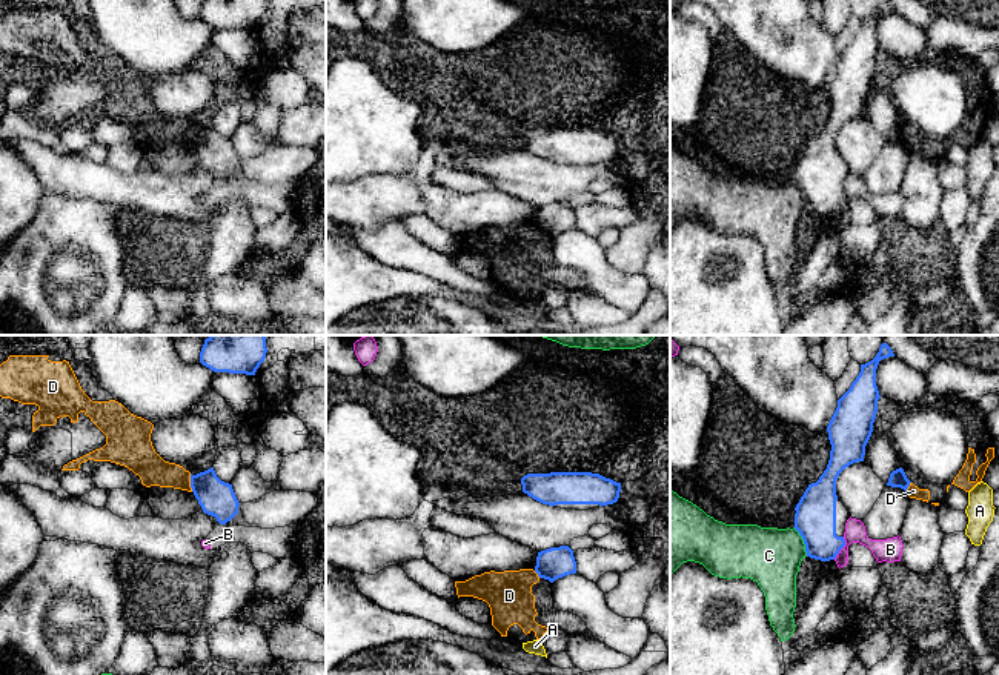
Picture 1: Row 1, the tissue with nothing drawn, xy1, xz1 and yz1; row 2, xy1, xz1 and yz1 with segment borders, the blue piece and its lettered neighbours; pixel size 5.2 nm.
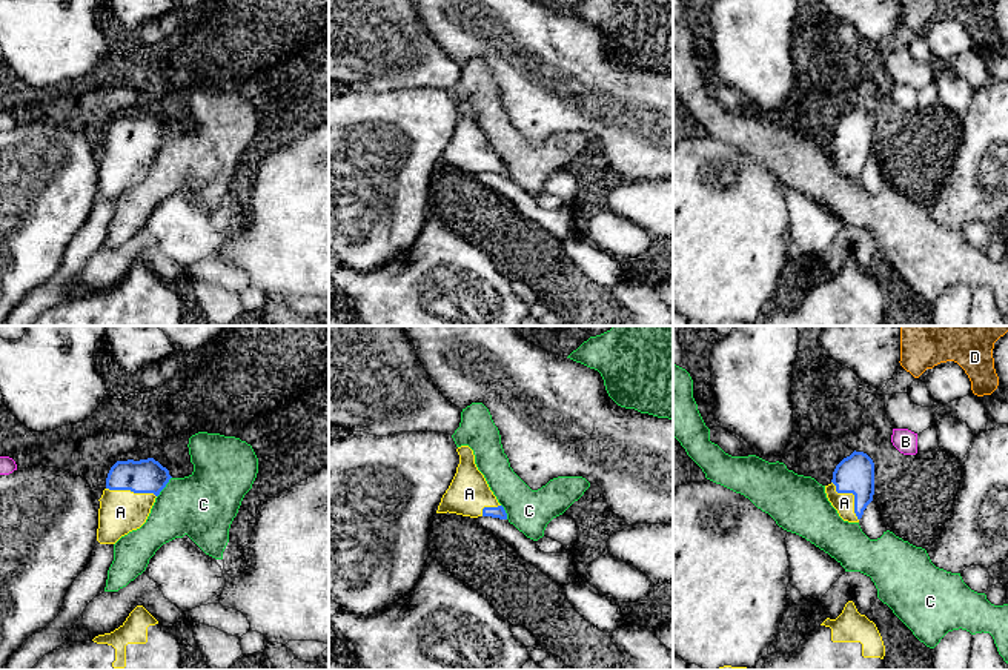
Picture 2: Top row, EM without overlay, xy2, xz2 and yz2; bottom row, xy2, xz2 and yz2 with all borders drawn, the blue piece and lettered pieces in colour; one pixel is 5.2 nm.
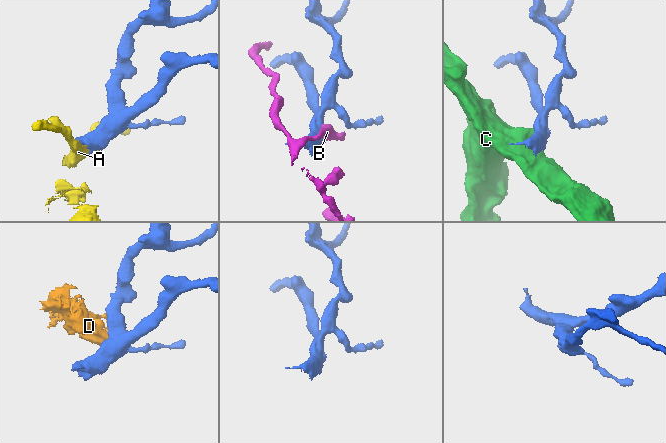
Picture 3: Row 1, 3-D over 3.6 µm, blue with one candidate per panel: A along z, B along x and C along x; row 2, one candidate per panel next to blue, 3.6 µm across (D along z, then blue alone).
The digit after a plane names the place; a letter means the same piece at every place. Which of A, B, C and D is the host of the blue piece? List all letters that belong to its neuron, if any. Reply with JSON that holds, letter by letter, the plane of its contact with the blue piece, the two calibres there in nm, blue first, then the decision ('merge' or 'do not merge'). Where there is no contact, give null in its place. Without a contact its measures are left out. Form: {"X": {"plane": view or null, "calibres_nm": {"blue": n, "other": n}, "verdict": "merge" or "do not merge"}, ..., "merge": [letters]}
{"A": {"plane": "yz2", "calibres_nm": {"blue": 200, "other": 110}, "verdict": "merge"}, "B": {"plane": "yz1", "calibres_nm": {"blue": 220, "other": 120}, "verdict": "do not merge"}, "C": {"plane": "yz1", "calibres_nm": {"blue": 220, "other": 300}, "verdict": "do not merge"}, "D": {"plane": "xy1", "calibres_nm": {"blue": 190, "other": 160}, "verdict": "do not merge"}, "merge": ["A"]}

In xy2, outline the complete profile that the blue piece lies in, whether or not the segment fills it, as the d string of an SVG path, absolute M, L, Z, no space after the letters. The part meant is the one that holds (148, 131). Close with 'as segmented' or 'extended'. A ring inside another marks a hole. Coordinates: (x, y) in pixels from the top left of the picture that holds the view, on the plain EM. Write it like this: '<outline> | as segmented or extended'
M154 114L117 117L98 155L97 197L115 200L121 192L140 184L171 134L169 126Z | extended

